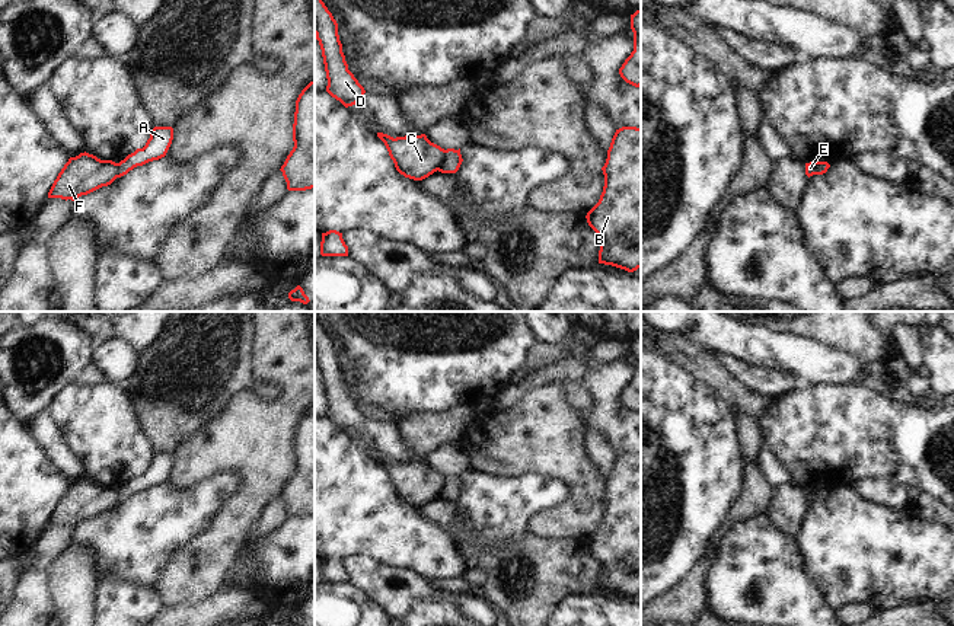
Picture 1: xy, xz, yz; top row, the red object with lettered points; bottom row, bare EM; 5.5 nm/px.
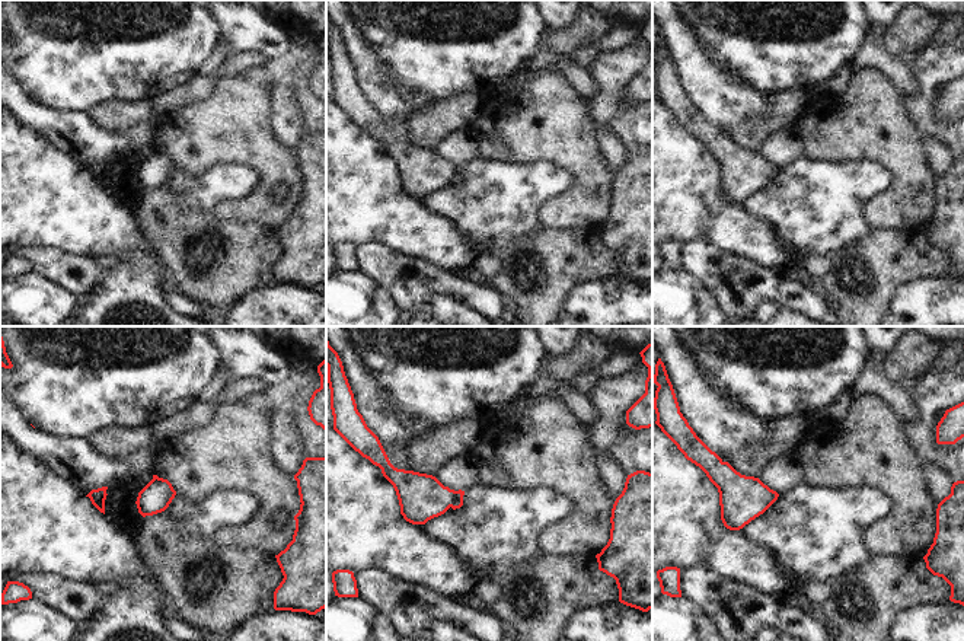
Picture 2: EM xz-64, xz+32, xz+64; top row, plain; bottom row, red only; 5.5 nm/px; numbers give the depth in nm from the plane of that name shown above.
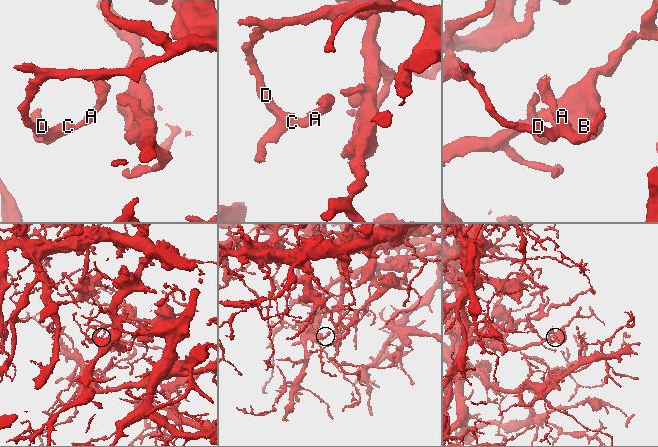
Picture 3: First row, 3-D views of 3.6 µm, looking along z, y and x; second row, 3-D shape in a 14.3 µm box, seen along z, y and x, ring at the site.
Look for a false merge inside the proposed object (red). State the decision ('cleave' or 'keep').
cleave

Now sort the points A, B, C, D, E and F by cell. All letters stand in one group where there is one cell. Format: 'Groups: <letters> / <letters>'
Groups: A E / B C D F

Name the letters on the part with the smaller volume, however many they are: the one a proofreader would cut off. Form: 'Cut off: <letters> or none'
Cut off: A, E

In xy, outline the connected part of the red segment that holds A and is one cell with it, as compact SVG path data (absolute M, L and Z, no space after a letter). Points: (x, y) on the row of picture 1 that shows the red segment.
M154 127L143 148L137 148L118 163L118 178L127 175L137 166L159 160L166 156L173 140L172 127Z

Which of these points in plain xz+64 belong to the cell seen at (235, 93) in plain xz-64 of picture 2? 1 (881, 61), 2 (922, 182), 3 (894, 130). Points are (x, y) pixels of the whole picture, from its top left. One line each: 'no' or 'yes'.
1: no
2: yes
3: yes

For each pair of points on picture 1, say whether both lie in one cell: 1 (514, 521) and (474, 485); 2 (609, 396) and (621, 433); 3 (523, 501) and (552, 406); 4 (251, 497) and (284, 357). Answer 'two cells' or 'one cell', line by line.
1: one cell
2: one cell
3: two cells
4: one cell

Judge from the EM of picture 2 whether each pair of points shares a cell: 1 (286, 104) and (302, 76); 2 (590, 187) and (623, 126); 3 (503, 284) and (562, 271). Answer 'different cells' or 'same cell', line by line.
1: different cells
2: different cells
3: same cell

